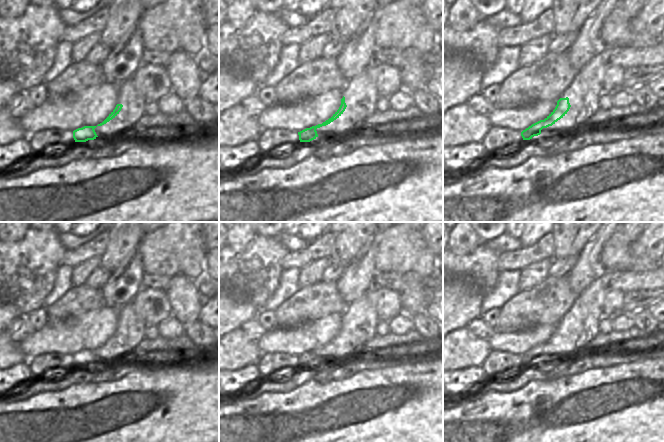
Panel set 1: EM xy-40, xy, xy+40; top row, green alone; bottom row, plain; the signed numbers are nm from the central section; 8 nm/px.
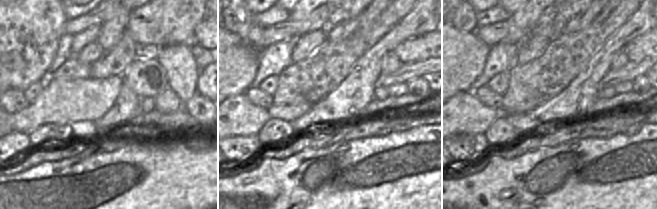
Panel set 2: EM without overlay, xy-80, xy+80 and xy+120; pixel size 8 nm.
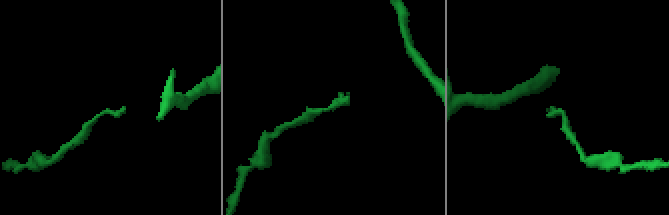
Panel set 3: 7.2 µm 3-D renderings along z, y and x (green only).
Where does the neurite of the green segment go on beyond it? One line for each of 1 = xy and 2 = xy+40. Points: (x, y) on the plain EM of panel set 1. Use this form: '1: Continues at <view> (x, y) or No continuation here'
1: No continuation here
2: No continuation here.

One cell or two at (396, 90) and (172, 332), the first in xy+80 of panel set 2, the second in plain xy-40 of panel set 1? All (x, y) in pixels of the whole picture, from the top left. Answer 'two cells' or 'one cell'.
one cell

